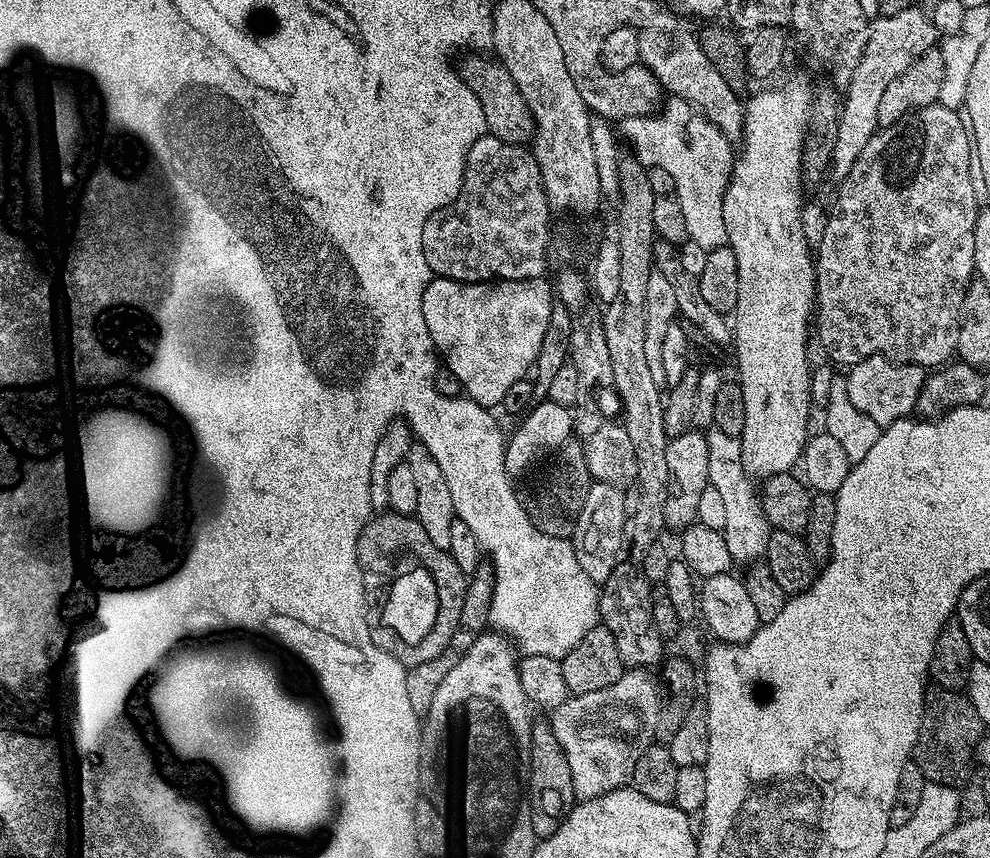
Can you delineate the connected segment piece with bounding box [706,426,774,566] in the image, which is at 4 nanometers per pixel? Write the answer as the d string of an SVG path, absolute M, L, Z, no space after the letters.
M709 427L706 432L708 438L708 458L710 461L709 485L726 502L726 526L723 533L726 547L730 550L733 565L751 566L764 560L766 542L770 542L770 534L774 530L760 508L756 490L752 490L753 477L749 476L742 462L742 446L739 439L727 436L716 427Z

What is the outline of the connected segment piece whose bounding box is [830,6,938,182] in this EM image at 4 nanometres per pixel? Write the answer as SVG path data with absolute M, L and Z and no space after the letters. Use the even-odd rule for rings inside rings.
M919 6L901 10L889 16L877 15L868 25L866 48L862 50L862 58L854 70L854 78L842 92L842 107L838 122L838 140L834 142L834 152L830 163L830 176L836 182L850 174L850 166L858 162L858 154L870 142L870 138L878 131L878 105L886 86L918 58L926 50L937 47L938 33L932 25L931 15Z

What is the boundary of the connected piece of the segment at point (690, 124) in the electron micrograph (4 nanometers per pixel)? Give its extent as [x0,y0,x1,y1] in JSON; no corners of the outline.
[622,98,734,250]

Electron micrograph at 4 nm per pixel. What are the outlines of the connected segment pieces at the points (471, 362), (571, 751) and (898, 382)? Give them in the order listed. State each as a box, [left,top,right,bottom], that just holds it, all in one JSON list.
[[420,276,554,410],[550,668,660,801],[846,356,925,426]]

